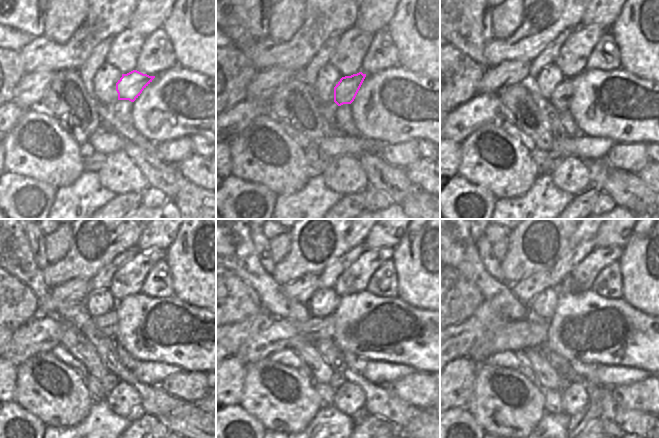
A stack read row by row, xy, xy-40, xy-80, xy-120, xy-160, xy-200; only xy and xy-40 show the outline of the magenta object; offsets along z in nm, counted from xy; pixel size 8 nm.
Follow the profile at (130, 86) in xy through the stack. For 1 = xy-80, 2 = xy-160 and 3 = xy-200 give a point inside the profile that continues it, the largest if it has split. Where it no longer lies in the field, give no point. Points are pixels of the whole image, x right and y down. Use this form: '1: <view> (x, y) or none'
1: xy-80 (562, 94)
2: xy-160 (329, 320)
3: xy-200 (545, 323)

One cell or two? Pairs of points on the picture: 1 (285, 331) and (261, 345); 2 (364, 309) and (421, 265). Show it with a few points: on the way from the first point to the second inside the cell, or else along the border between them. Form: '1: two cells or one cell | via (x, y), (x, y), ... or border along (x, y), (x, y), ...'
1: one cell | via (279, 333), (267, 342)
2: two cells | border along (398, 295), (407, 303), (418, 308)

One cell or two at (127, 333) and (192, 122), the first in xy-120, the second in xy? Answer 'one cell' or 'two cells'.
one cell

